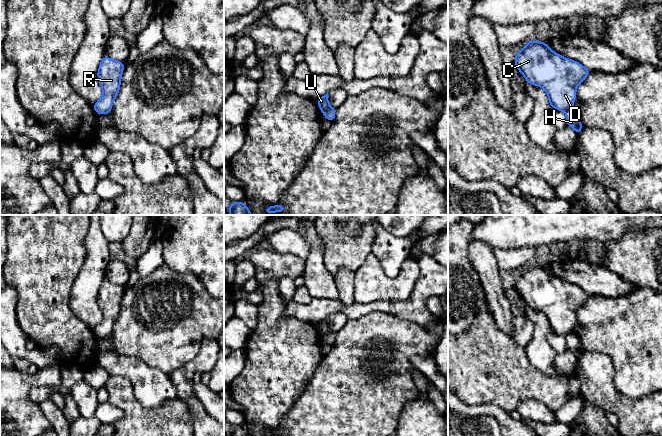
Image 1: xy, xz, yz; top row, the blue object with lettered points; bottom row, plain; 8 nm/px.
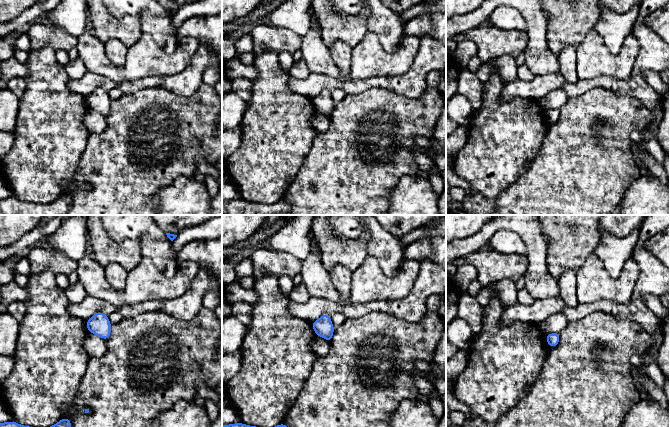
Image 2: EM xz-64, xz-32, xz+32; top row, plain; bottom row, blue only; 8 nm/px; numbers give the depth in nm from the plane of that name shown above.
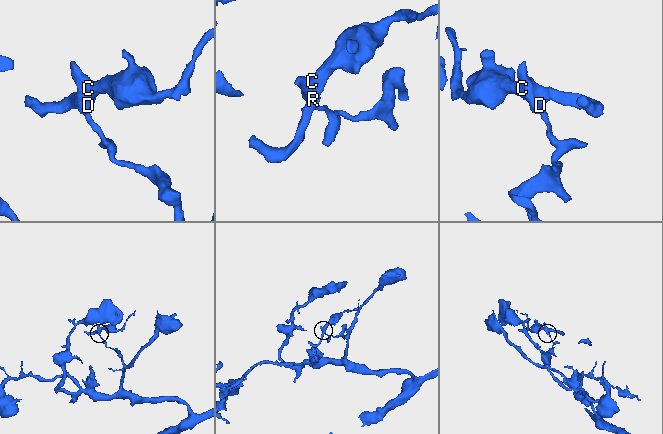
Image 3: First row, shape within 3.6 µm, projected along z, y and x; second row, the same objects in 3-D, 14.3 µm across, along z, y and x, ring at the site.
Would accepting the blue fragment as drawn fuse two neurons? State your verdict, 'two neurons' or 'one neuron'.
two neurons

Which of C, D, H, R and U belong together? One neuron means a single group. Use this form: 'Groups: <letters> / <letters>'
Groups: C D R U / H

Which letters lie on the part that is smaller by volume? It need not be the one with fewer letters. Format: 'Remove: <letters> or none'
Remove: C, D, R, U

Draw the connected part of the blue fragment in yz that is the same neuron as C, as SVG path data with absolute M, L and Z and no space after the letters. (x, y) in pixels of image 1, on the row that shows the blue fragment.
M530 40L515 53L514 64L525 80L542 87L552 108L566 112L576 101L576 90L590 70L552 51L544 41Z

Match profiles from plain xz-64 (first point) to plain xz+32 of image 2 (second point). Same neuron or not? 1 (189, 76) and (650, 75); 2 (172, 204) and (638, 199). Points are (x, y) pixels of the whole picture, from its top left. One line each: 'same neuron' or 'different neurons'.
1: different neurons
2: same neuron

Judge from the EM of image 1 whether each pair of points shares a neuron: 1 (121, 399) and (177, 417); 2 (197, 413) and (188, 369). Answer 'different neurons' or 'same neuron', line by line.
1: same neuron
2: same neuron

